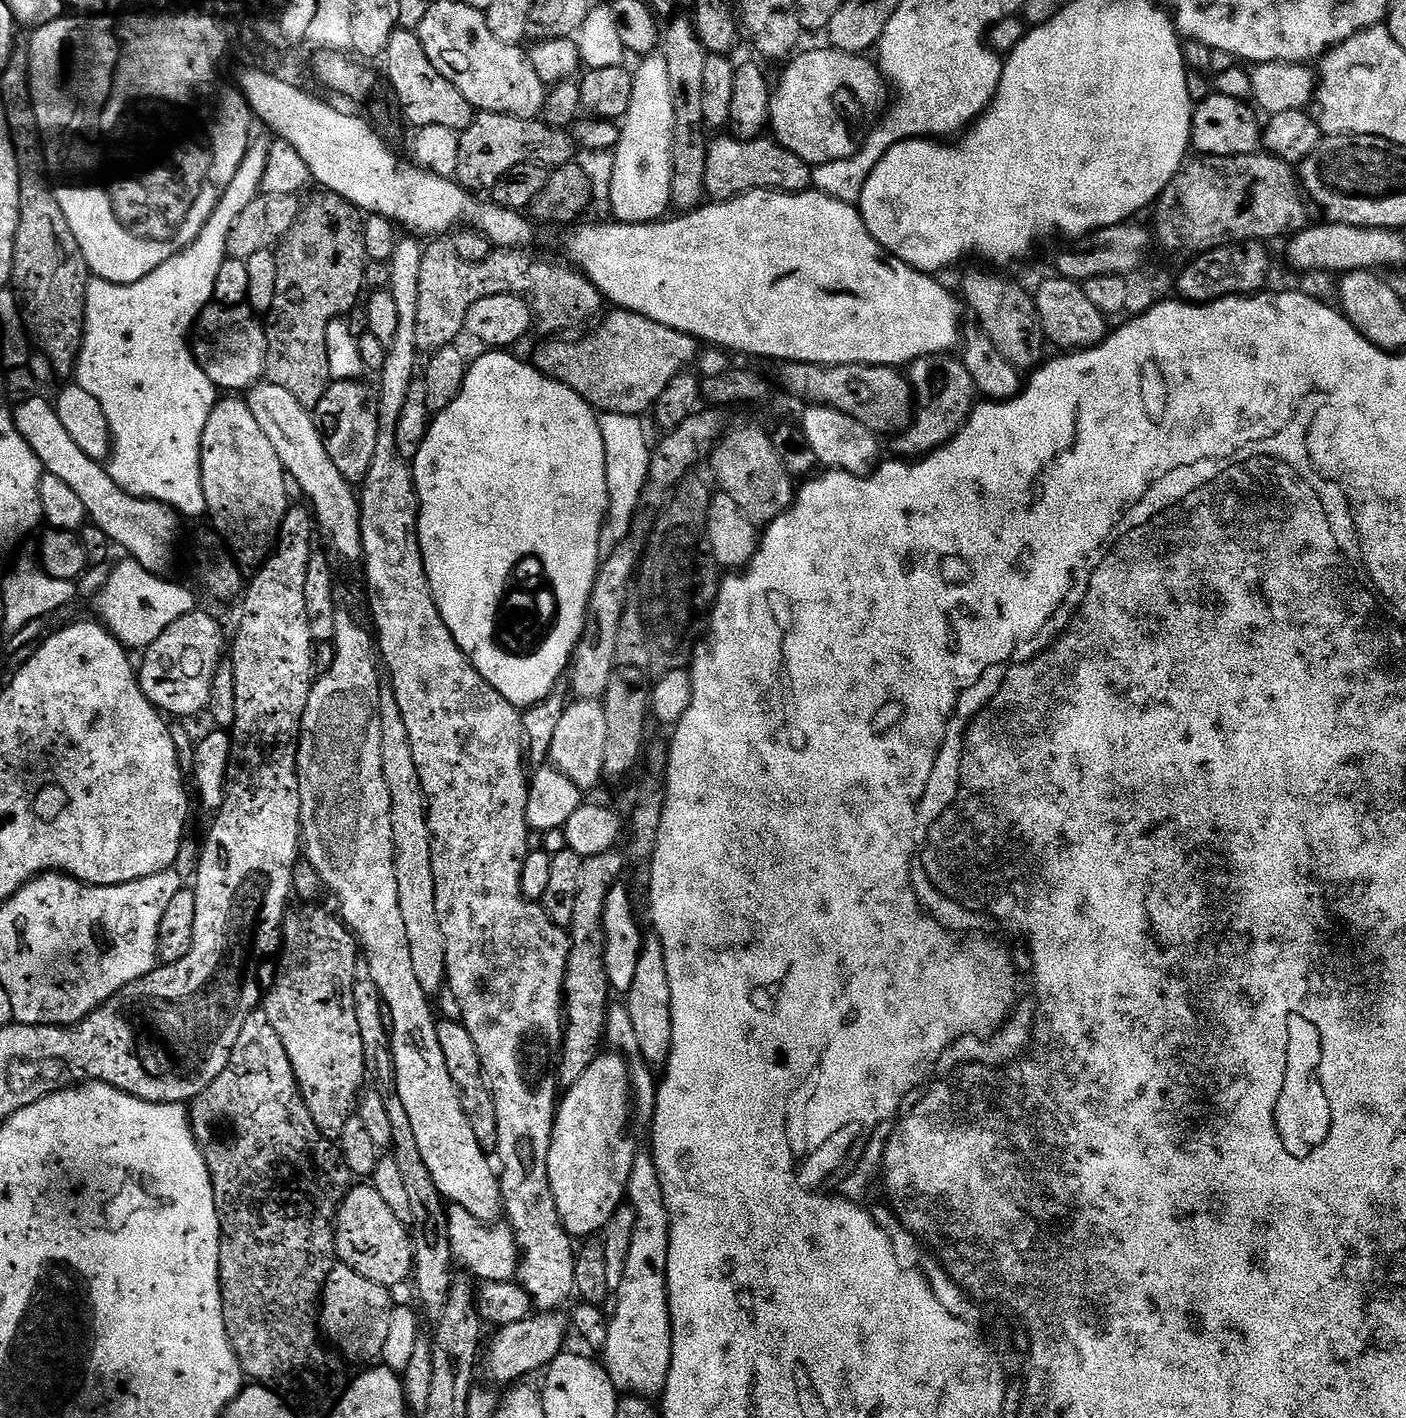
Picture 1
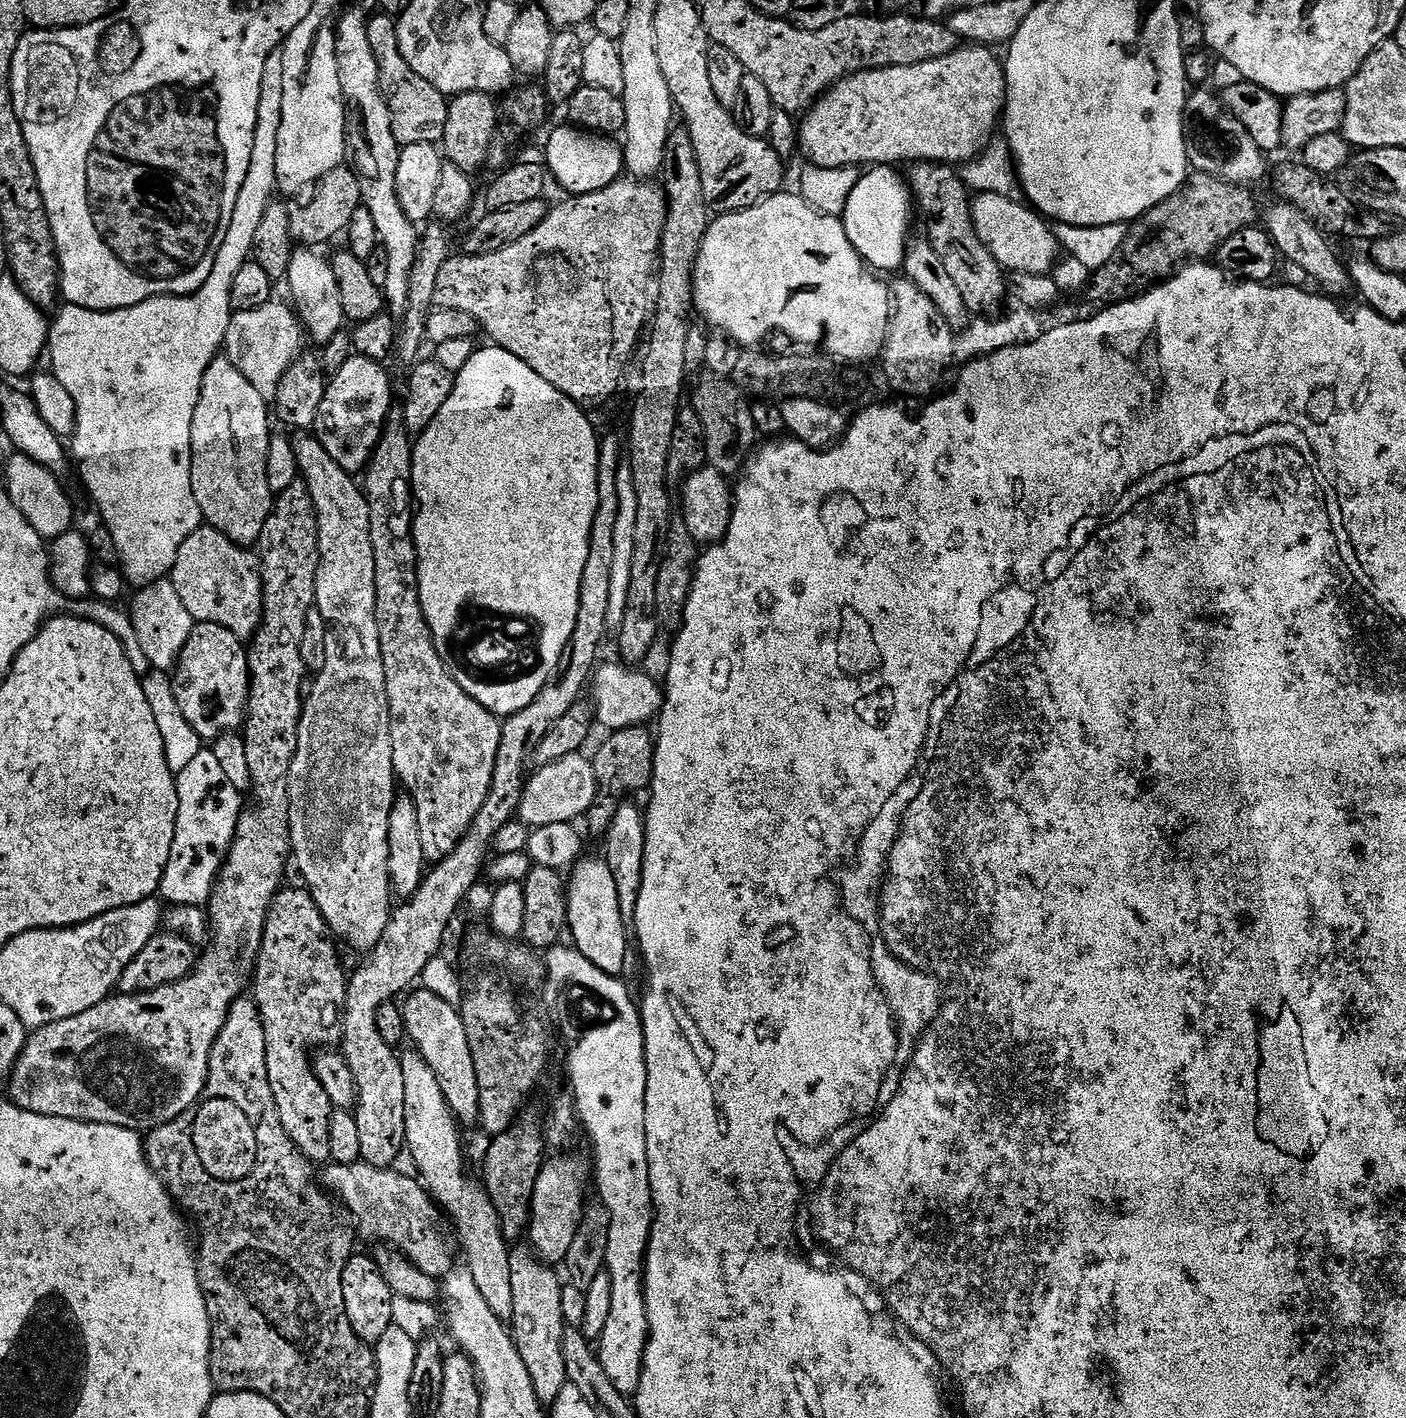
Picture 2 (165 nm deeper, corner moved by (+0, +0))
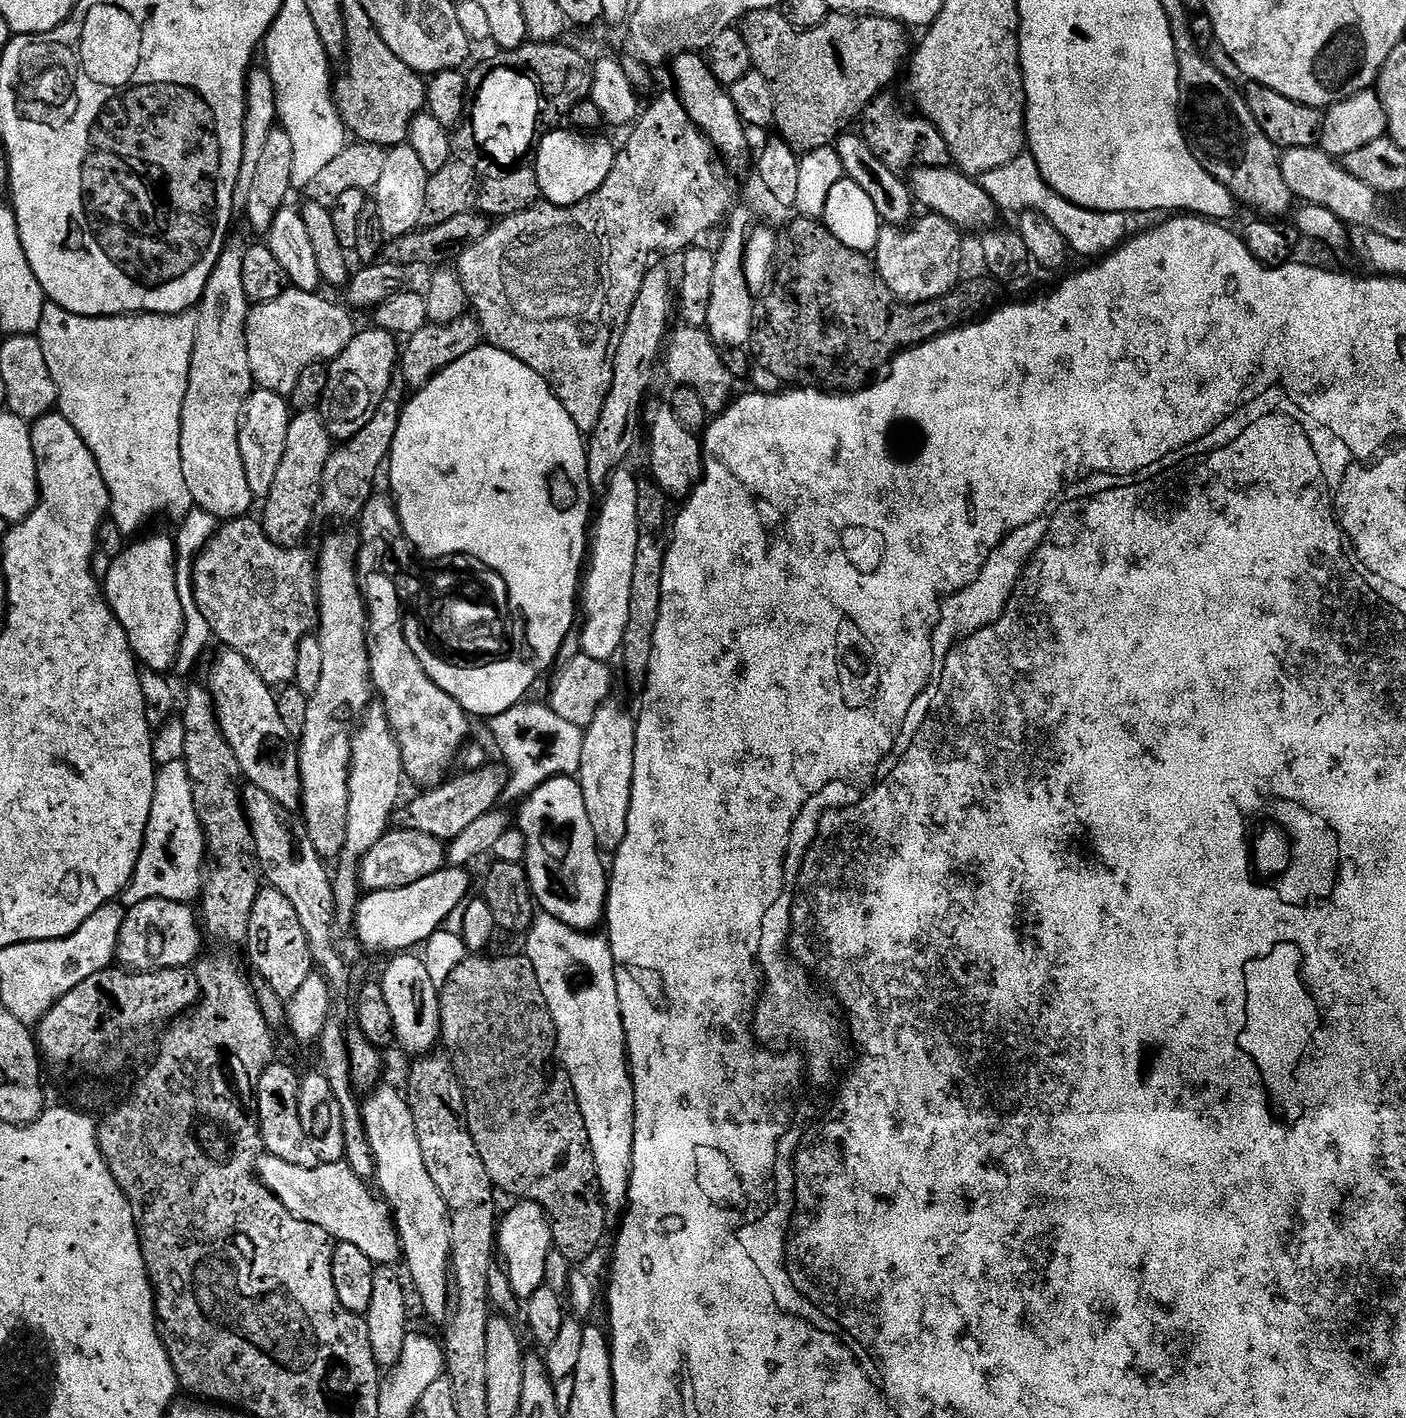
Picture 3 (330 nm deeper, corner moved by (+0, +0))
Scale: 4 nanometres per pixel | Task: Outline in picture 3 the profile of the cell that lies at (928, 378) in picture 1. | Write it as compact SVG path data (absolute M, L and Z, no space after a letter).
M924 214L924 217L913 219L907 226L884 226L880 229L880 237L876 243L874 263L882 282L890 286L890 290L899 300L906 304L925 304L931 300L941 300L961 283L960 267L964 264L964 240L961 229L954 226L946 218L935 214Z

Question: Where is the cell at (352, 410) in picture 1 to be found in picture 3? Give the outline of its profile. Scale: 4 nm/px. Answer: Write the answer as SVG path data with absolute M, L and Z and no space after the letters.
M369 326L365 332L364 329L357 331L350 346L346 346L346 350L327 365L327 370L328 381L322 405L324 425L333 441L343 442L354 438L354 434L374 418L374 410L382 406L382 398L386 398L392 378L398 372L397 337L375 326Z

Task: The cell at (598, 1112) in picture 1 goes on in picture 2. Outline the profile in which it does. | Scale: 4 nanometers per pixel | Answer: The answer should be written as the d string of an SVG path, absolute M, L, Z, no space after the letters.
M556 1156L540 1167L538 1178L532 1187L532 1199L526 1233L527 1243L541 1260L556 1266L567 1258L570 1242L574 1242L574 1230L582 1210L580 1192L584 1188L584 1179L590 1172L584 1169L584 1164L576 1156Z

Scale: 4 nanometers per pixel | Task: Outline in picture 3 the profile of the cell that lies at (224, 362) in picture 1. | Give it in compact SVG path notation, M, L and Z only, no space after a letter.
M289 287L287 292L274 298L274 302L257 304L249 311L246 350L250 354L253 381L261 389L291 397L298 374L302 374L306 366L331 362L350 346L358 331L357 325L352 325L353 313L343 303L335 304L320 295Z

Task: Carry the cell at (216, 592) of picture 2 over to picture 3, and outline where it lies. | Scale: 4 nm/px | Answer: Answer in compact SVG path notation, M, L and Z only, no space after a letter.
M241 518L238 520L229 520L217 531L216 535L209 540L208 545L200 551L196 557L196 565L193 567L193 594L196 596L198 610L202 617L209 623L212 636L216 640L220 639L224 643L225 649L242 654L250 666L254 666L257 674L264 679L265 684L269 686L288 686L296 679L298 670L298 646L317 627L318 624L318 601L316 599L316 570L318 560L315 555L307 552L307 547L283 548L274 542L270 542L268 535L264 533L264 525L259 519Z

